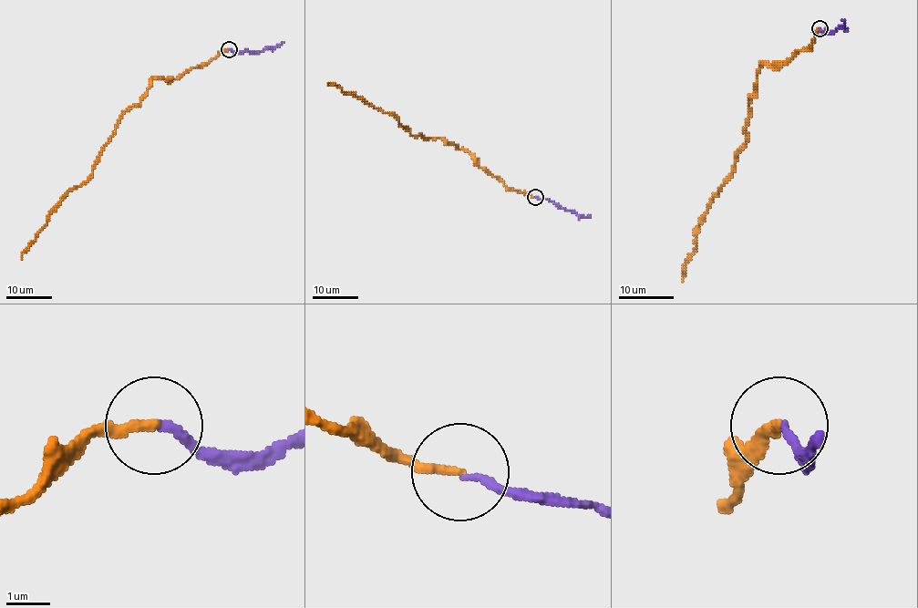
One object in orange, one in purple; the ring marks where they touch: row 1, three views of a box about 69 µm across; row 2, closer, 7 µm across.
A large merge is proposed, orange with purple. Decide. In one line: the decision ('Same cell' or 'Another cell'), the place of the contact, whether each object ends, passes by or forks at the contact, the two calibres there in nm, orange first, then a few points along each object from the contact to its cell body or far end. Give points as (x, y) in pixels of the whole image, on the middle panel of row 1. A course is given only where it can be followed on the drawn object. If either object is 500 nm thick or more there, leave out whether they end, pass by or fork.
Same cell. Place: (535, 197). At the ring orange ends. At the ring purple ends. Thickness 200 nm (orange) against 170 nm. Course of orange: (535, 196), (509, 190), (467, 150), (441, 138), (413, 136), (392, 114), (327, 83). Course of purple: (535, 198), (550, 200), (584, 217), (590, 216)

